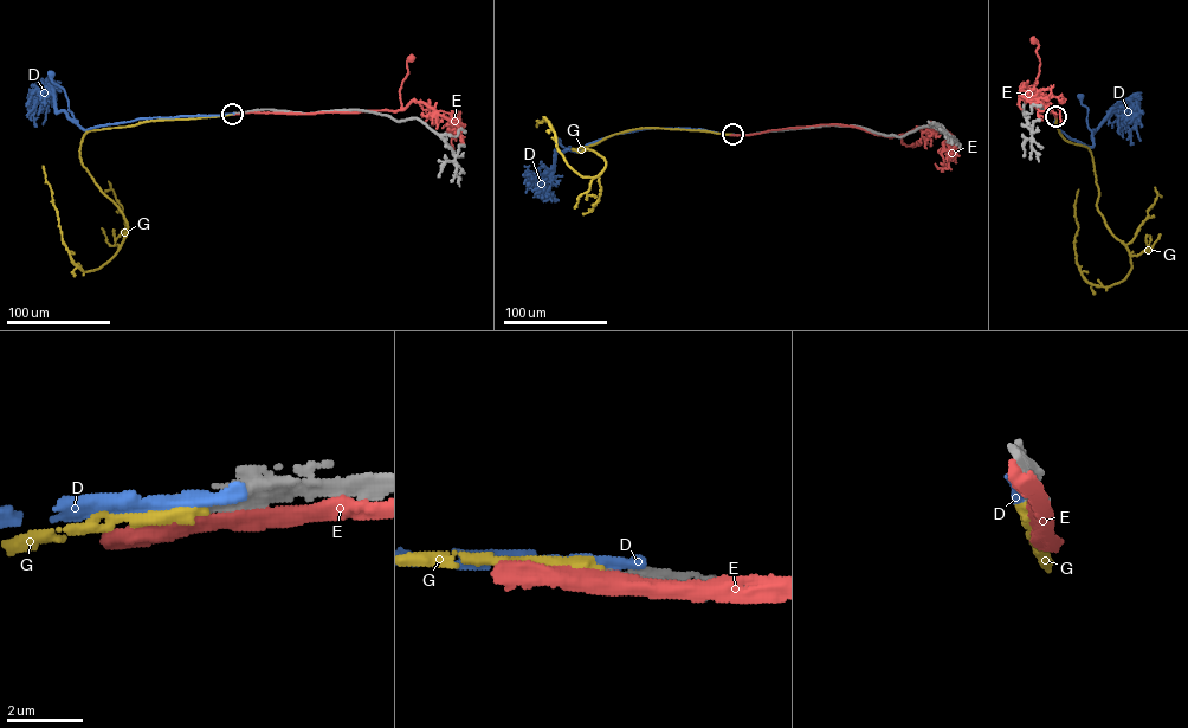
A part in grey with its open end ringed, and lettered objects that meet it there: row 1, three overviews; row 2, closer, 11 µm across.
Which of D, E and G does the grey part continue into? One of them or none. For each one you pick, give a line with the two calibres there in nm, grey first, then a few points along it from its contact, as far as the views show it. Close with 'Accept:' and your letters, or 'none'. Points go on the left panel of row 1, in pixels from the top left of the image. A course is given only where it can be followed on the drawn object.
Accept: none

